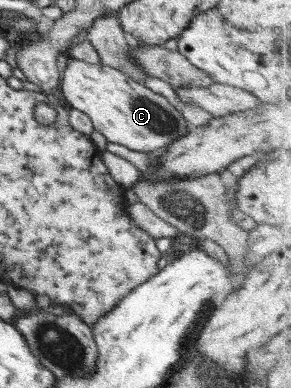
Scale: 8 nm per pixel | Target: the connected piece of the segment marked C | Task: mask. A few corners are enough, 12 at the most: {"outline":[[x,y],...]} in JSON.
{"outline":[[70,58],[58,95],[108,143],[150,152],[188,133],[166,97]]}

